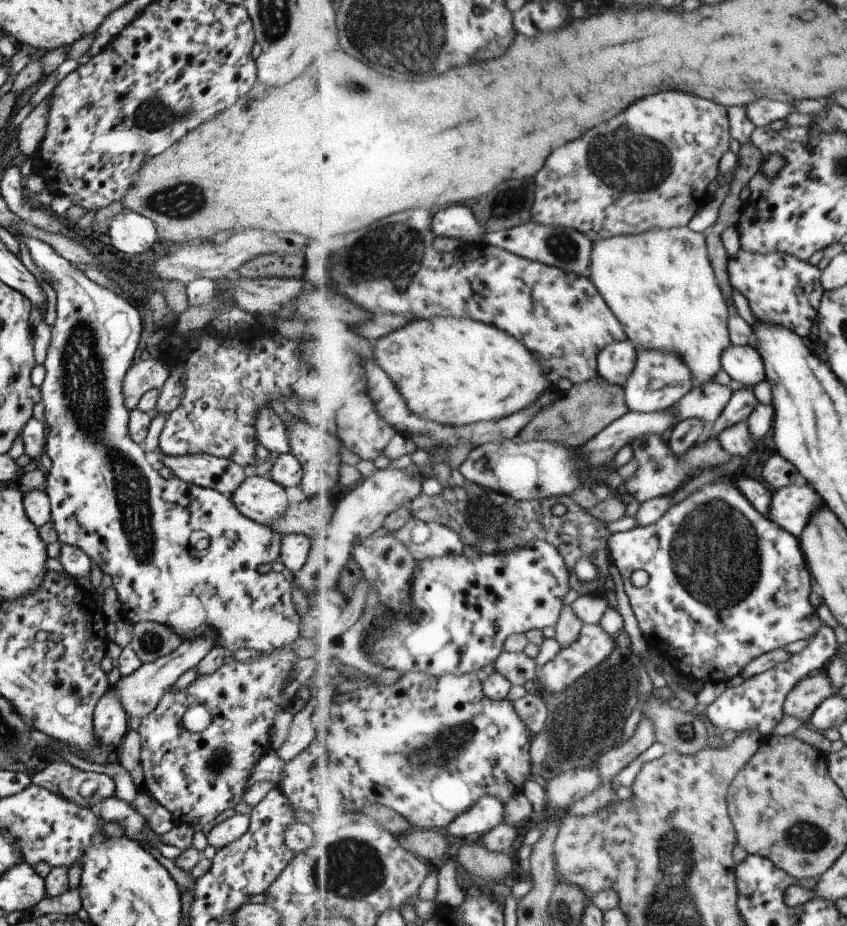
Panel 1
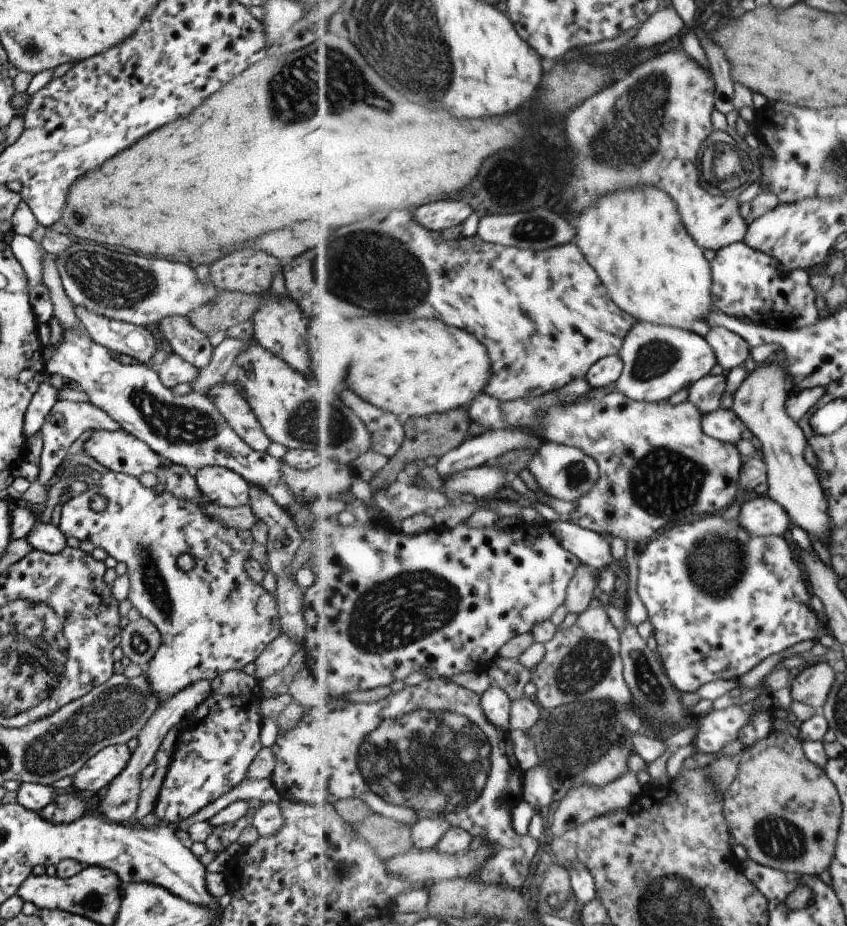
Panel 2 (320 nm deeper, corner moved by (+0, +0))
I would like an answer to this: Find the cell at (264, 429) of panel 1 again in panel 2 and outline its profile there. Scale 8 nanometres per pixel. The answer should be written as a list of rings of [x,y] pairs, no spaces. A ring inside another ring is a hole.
[[[179,315],[162,318],[155,324],[159,341],[169,351],[198,369],[210,361],[213,349],[207,336],[200,333],[191,323]]]

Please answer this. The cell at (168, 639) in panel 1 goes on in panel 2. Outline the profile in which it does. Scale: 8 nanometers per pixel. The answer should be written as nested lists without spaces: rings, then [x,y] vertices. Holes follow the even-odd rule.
[[[139,617],[120,630],[119,640],[122,654],[144,671],[159,646],[160,634],[146,618]]]

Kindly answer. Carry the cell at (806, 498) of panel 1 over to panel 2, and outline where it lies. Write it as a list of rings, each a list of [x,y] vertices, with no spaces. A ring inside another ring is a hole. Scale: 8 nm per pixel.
[[[757,496],[743,503],[737,520],[749,534],[756,537],[785,536],[793,523],[791,515],[781,503],[769,496]]]

